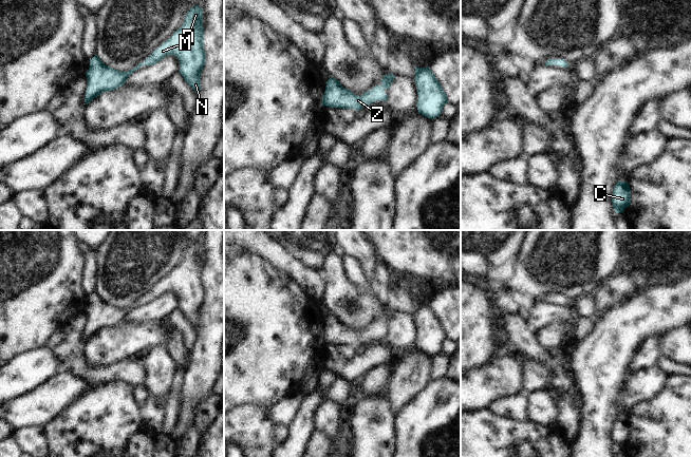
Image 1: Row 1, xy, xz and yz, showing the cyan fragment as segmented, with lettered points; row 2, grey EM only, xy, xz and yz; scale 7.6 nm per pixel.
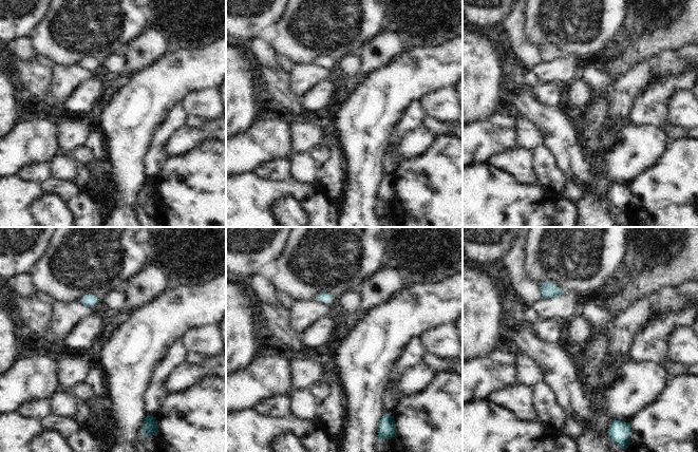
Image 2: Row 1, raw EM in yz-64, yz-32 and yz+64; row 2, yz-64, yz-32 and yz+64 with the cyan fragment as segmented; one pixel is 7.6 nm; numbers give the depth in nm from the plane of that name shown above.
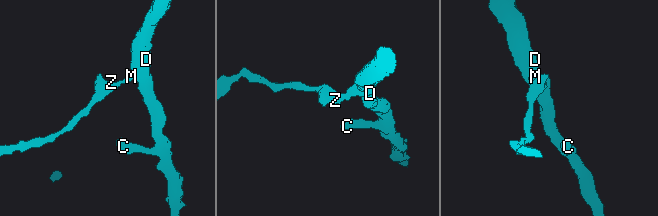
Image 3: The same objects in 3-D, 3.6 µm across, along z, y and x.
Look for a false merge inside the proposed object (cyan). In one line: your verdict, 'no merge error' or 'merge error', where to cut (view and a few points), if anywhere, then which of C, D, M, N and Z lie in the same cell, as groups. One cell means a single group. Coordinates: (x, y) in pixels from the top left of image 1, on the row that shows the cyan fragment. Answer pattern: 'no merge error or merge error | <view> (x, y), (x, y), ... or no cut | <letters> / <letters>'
no merge error | no cut | C D M N Z

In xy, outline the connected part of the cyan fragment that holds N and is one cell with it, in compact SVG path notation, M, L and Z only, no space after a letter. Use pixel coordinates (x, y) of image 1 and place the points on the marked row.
M199 5L190 8L186 14L184 24L173 33L172 37L133 70L128 72L114 70L106 65L95 55L90 59L90 66L86 74L88 78L86 103L89 104L94 98L105 92L114 91L124 85L128 77L143 65L154 65L170 55L178 57L181 65L181 75L198 95L201 90L202 71L206 63L203 11Z

